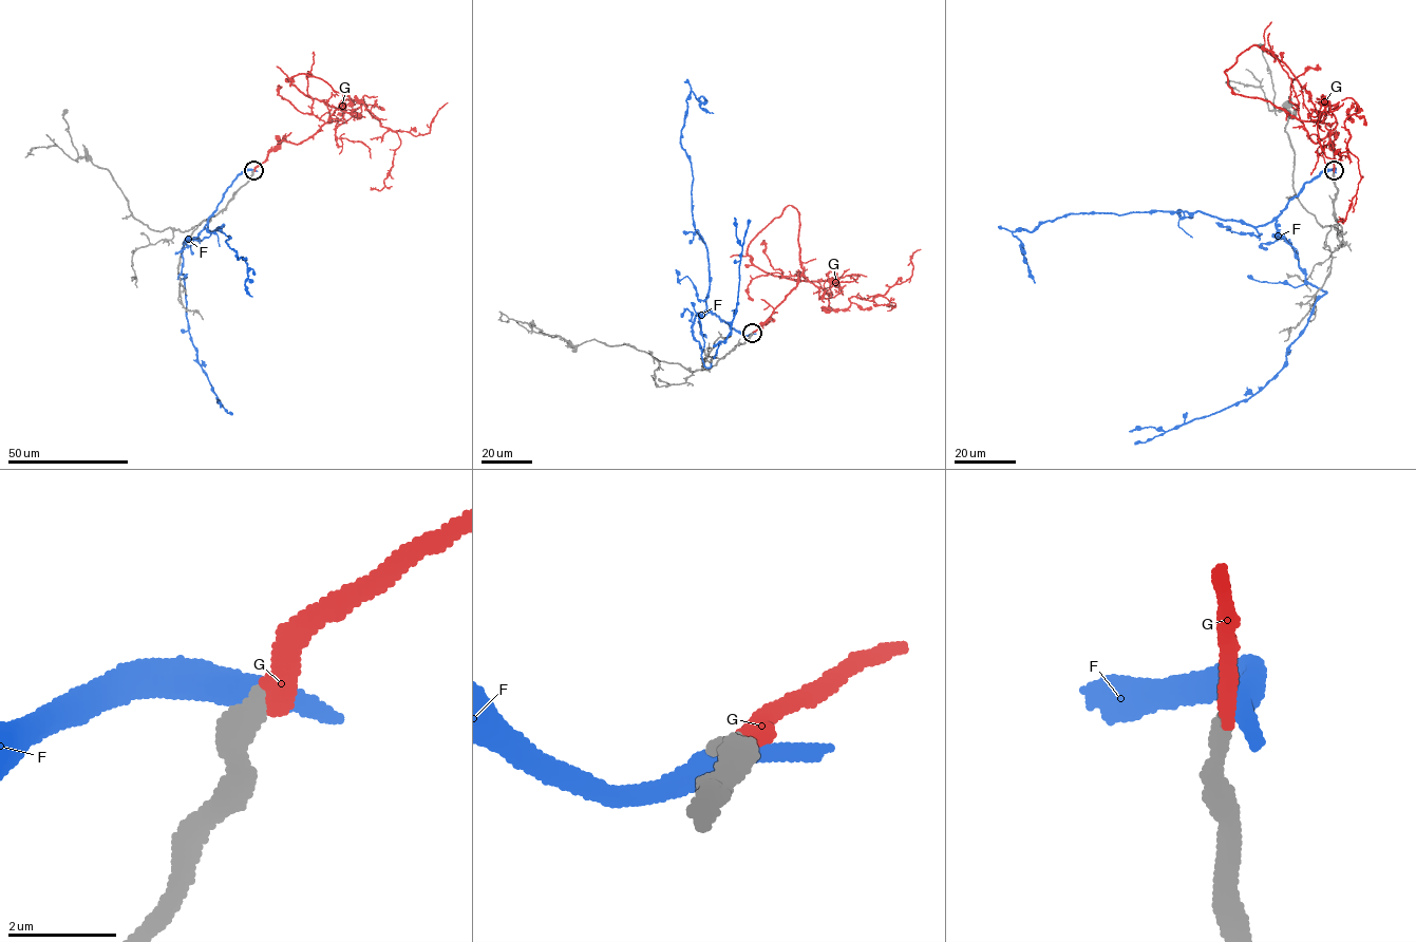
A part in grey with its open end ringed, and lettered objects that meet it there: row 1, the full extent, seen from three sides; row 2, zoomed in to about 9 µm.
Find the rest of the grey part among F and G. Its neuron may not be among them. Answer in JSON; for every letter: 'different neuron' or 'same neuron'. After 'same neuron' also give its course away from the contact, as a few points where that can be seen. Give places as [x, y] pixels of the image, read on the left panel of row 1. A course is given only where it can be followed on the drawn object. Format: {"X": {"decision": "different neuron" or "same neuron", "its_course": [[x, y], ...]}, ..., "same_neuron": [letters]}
{"F": {"decision": "different neuron"}, "G": {"decision": "same neuron", "its_course": [[253, 170], [281, 139], [299, 144], [340, 119], [348, 95], [367, 105], [400, 139], [384, 186], [371, 187]]}, "same_neuron": ["G"]}

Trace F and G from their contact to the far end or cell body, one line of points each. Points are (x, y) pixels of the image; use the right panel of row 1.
F: (1334, 171), (1304, 184), (1277, 219), (1273, 234), (1326, 293), (1285, 363), (1247, 399), (1165, 431), (1129, 431)
G: (1334, 171), (1329, 137), (1315, 143), (1300, 119), (1352, 98), (1346, 144), (1361, 179), (1339, 217)

